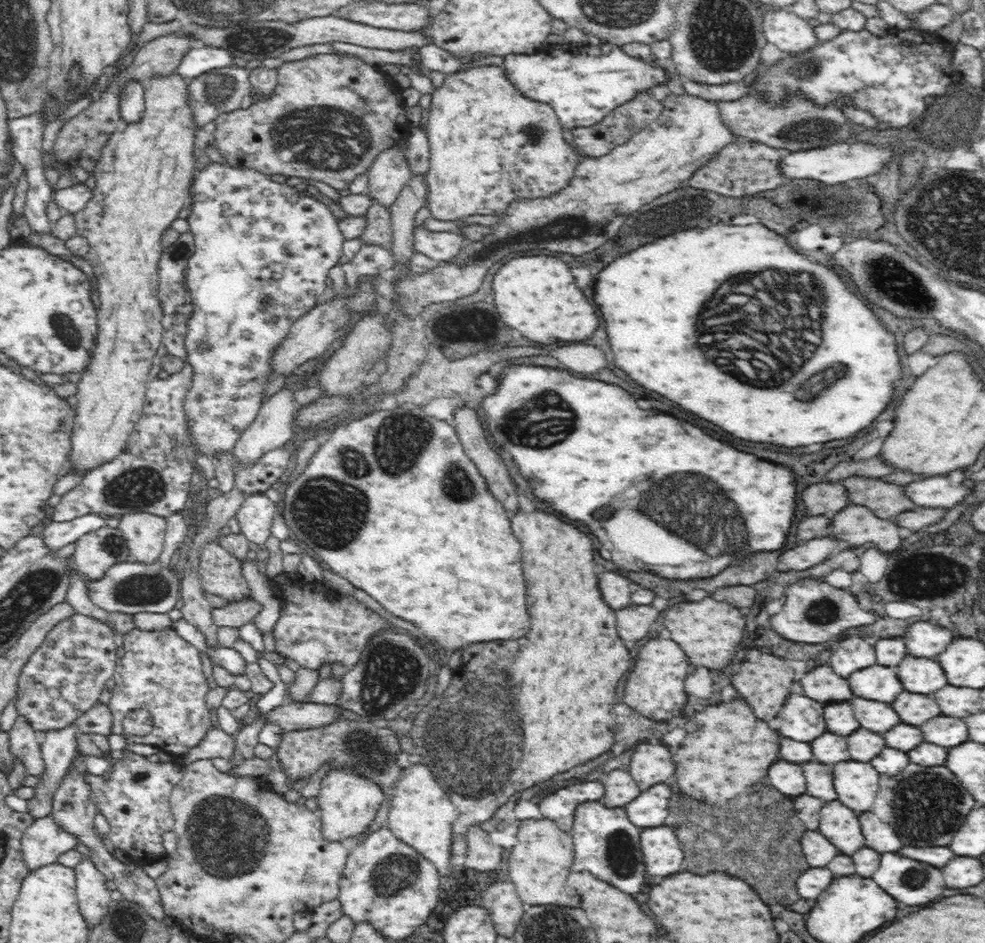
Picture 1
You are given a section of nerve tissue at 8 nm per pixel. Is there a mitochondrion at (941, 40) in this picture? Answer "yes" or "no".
no

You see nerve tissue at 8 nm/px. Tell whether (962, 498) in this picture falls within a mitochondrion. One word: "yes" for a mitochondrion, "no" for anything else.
no

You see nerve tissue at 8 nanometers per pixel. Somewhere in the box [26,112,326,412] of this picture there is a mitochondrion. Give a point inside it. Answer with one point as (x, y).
(61, 325)

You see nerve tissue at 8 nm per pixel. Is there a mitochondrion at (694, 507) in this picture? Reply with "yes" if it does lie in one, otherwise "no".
yes

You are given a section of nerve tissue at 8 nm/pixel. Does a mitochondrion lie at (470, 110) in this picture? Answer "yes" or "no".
no

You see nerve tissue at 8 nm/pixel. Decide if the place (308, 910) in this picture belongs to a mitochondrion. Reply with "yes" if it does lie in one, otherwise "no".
no

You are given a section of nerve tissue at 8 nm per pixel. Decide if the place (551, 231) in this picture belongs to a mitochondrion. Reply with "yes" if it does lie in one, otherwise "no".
yes

